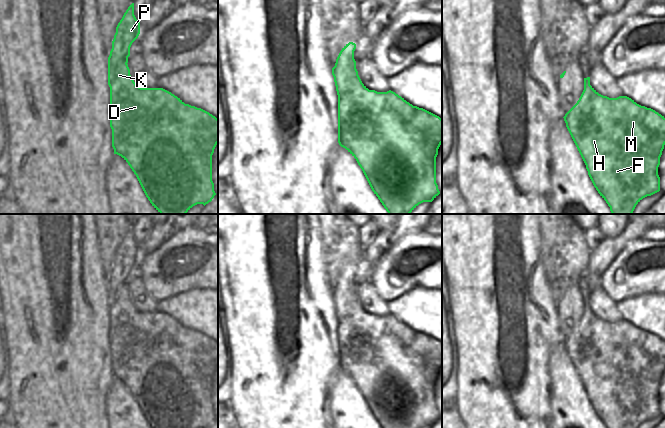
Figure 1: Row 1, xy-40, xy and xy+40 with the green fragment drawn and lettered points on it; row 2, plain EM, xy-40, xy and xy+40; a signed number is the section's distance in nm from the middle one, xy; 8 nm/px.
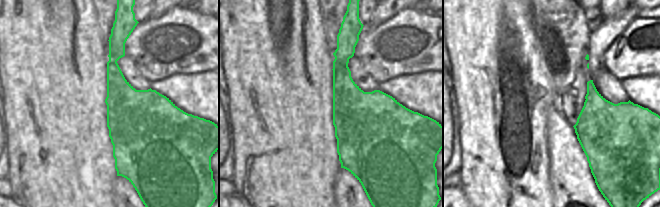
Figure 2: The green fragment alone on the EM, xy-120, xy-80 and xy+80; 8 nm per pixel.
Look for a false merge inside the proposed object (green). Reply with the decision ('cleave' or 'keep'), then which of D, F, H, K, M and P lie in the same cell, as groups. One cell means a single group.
cleave; D F H K M / P

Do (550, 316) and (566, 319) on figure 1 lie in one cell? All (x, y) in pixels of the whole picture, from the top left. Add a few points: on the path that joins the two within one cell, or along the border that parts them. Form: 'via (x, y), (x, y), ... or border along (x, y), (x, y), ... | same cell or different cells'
border along (555, 304), (562, 340) | different cells

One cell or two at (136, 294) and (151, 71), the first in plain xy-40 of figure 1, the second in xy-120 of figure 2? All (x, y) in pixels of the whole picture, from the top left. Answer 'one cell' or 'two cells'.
two cells

